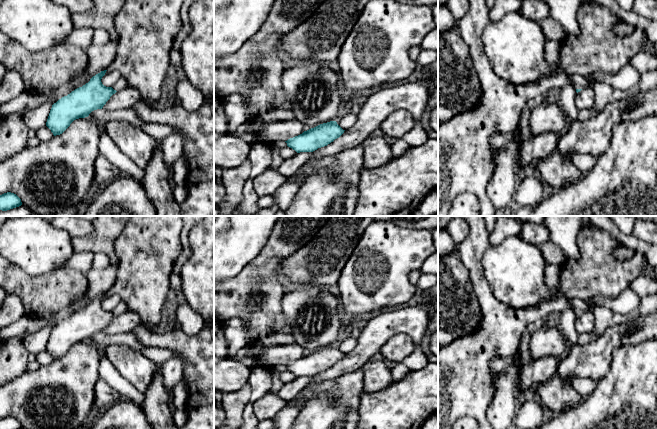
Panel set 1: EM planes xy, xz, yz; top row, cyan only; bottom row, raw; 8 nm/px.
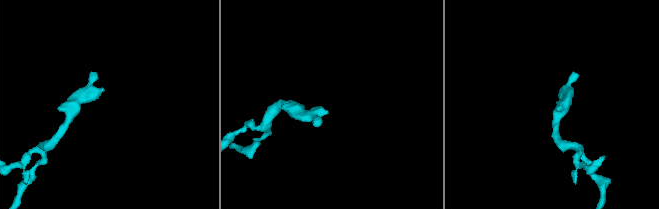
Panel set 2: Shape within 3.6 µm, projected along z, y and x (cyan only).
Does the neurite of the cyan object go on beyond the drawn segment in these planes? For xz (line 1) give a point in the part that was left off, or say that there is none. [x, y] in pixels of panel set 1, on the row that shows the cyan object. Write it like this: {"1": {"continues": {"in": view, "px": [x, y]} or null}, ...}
{"1": {"continues": null}}

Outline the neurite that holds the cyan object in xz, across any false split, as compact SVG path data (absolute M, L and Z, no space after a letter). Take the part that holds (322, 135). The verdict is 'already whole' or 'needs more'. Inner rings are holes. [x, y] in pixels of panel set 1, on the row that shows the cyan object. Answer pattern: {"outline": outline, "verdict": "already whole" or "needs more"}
{"outline": "M330 121L304 131L302 134L290 138L285 142L288 147L297 153L313 152L339 138L344 131L336 121Z", "verdict": "already whole"}

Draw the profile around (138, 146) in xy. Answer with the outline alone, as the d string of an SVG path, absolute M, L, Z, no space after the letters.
M108 121L102 129L123 154L141 169L146 168L157 147L154 138L127 121Z

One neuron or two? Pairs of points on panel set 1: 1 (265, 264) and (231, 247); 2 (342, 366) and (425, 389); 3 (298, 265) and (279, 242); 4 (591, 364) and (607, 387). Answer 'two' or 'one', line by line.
1: two
2: two
3: two
4: two

